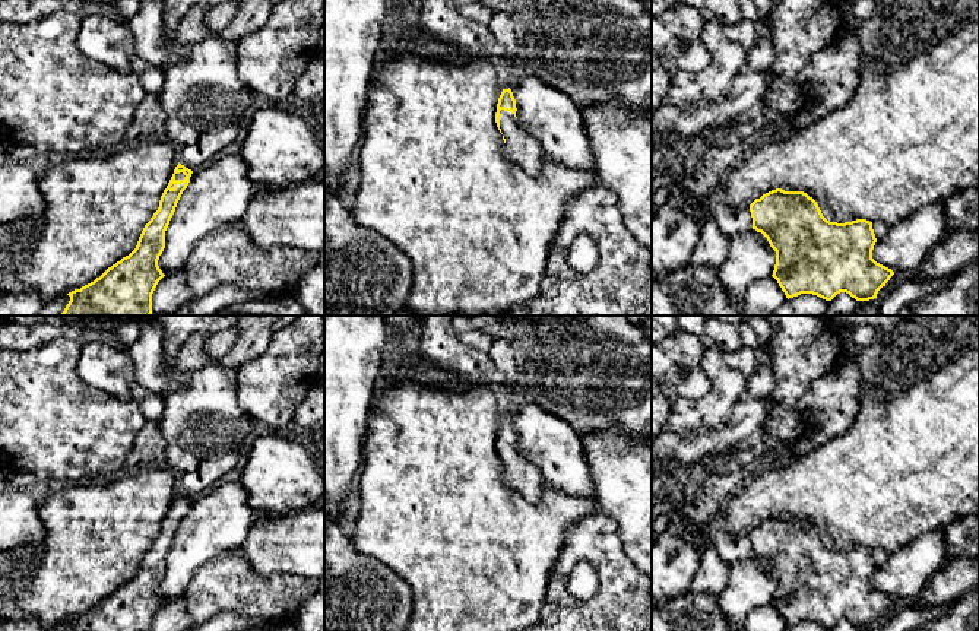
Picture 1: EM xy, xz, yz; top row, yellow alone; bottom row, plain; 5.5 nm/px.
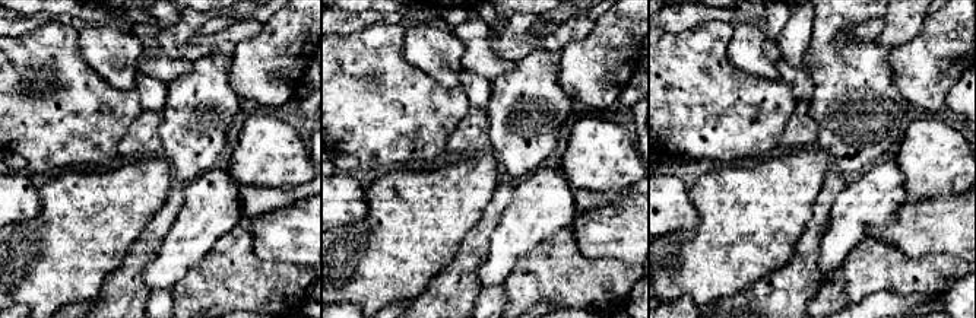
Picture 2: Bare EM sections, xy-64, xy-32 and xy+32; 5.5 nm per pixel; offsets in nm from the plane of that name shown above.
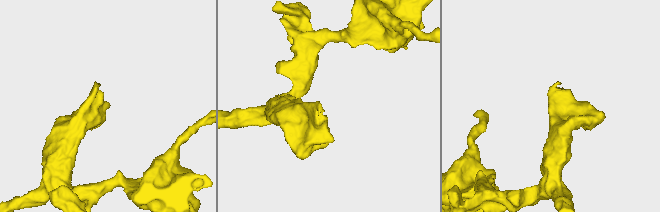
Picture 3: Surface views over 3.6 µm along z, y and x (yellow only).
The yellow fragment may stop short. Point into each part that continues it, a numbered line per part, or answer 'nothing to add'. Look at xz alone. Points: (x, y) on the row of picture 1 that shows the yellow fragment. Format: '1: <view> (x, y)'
1: xz (520, 146)

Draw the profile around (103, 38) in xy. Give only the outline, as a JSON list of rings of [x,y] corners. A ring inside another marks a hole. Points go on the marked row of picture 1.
[[[111,12],[82,18],[77,47],[85,57],[117,73],[133,73],[134,35],[129,25],[118,20]]]

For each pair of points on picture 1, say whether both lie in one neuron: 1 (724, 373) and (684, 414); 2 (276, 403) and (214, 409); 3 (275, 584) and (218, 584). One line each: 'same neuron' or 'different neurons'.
1: same neuron
2: different neurons
3: same neuron

